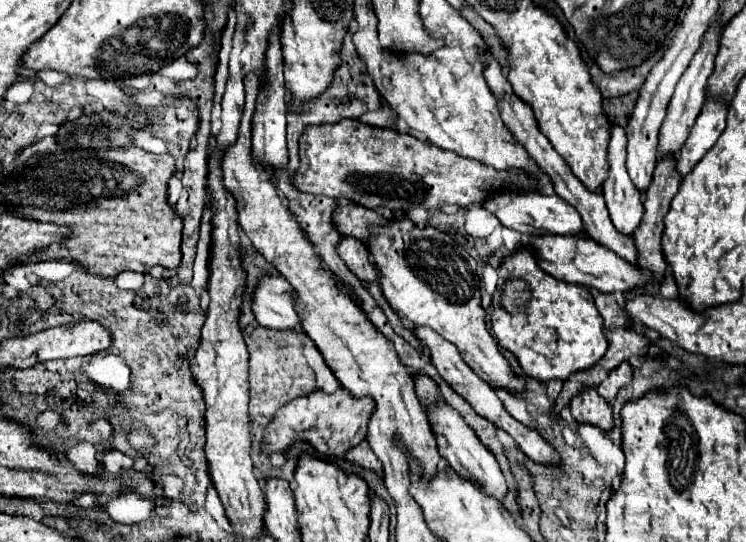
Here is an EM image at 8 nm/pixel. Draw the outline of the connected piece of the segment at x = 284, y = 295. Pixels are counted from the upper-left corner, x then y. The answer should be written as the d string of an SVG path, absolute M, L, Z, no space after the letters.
M262 276L252 292L252 312L260 326L290 328L300 326L294 312L290 284L282 276Z

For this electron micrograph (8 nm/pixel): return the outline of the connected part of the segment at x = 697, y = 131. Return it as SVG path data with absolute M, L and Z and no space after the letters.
M710 100L704 104L704 112L700 112L700 120L696 120L696 128L692 128L684 148L676 156L676 172L686 176L692 168L702 160L702 156L716 144L726 126L726 104Z

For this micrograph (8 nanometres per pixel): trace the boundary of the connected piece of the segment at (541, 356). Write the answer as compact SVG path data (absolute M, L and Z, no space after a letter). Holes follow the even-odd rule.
M520 246L514 254L506 256L498 274L498 294L492 300L492 330L498 344L518 358L518 364L526 376L540 382L568 380L570 374L592 368L606 354L608 342L604 336L604 320L598 314L588 288L580 288L578 284L564 284L562 280L548 276L536 264L532 250L526 246ZM514 278L524 280L530 290L530 304L520 312L508 312L500 304L504 282Z

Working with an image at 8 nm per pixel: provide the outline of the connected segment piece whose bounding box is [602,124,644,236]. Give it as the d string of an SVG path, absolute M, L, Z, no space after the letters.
M620 126L610 128L612 138L608 144L608 162L610 162L610 174L604 182L604 200L606 208L610 212L610 220L616 226L618 232L630 236L642 218L642 196L632 186L632 180L628 180L628 172L624 168L624 140L626 132Z

